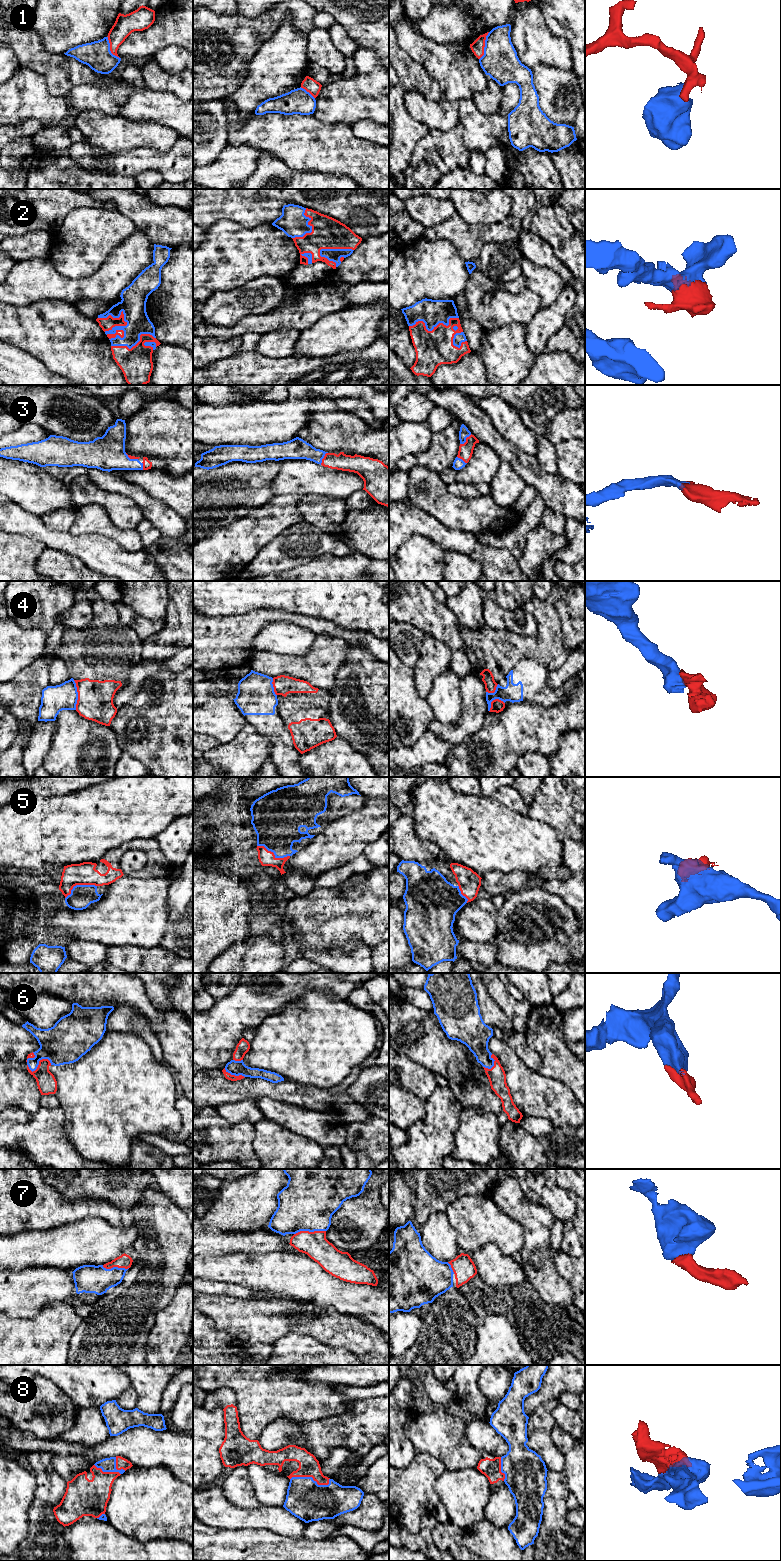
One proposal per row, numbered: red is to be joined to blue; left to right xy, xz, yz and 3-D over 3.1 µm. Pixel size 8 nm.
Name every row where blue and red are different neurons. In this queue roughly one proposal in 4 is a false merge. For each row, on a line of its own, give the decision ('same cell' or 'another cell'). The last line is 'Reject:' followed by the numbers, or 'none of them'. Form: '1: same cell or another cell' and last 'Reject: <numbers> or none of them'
1: another cell
2: same cell
3: same cell
4: another cell
5: same cell
6: same cell
7: same cell
8: same cell
Reject: 1, 4

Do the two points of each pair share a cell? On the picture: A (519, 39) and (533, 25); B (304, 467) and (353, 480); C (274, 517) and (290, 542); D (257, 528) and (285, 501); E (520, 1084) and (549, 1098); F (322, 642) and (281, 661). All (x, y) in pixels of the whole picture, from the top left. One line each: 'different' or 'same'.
A: same
B: same
C: different
D: same
E: same
F: same

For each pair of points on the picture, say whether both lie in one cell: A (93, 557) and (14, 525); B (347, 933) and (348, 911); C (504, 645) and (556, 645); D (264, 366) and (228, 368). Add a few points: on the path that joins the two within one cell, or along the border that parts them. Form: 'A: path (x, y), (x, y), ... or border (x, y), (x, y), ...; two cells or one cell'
A: path (73, 545), (52, 539), (34, 528); one cell
B: path (347, 928), (347, 916); one cell
C: path (517, 646), (543, 646); one cell
D: path (255, 368), (237, 368); one cell

